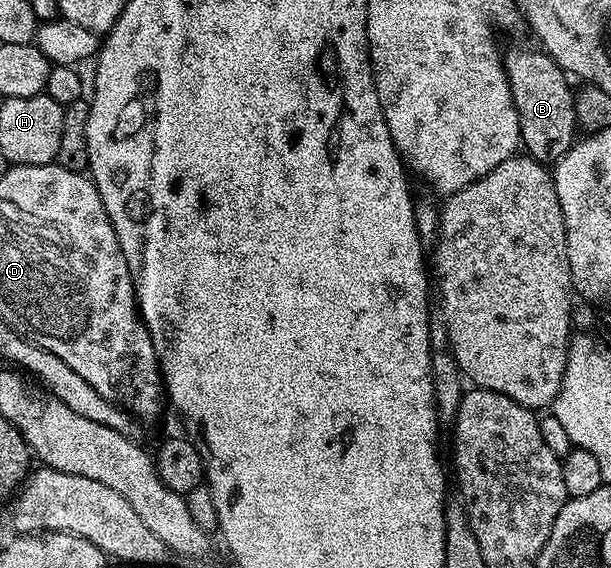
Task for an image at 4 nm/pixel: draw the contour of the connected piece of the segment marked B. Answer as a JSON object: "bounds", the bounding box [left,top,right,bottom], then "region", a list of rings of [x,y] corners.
{"bounds":[503,46,579,164],"region":[[[515,46],[503,56],[505,75],[512,92],[519,126],[522,147],[536,162],[555,164],[567,151],[571,150],[576,139],[575,128],[579,123],[575,112],[575,92],[571,90],[565,72],[555,64],[552,57],[534,47]]]}

